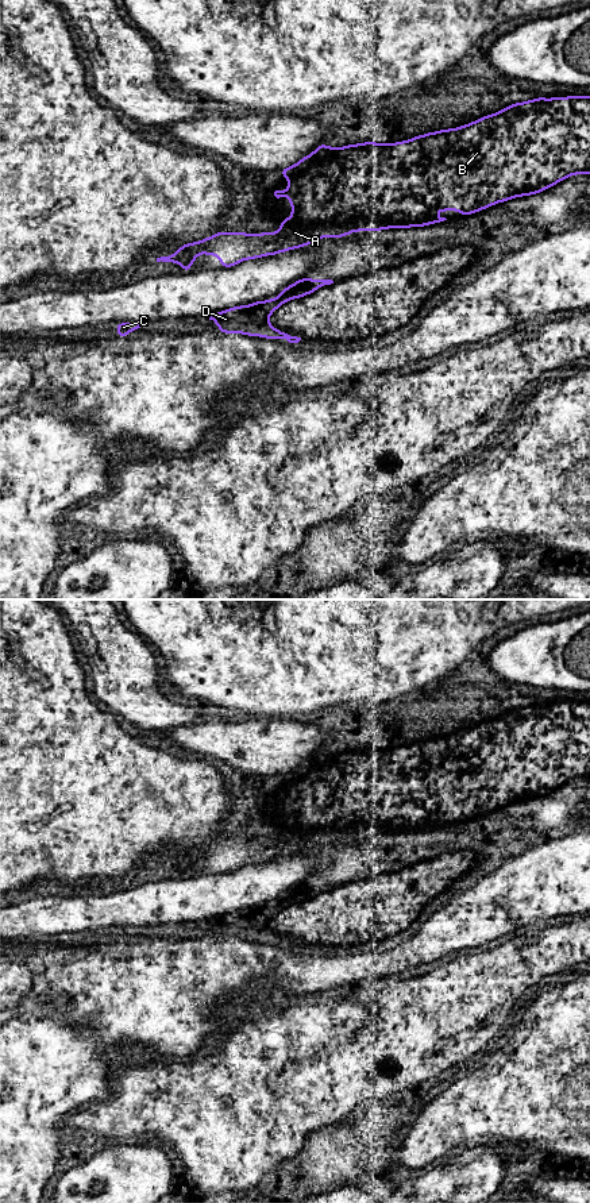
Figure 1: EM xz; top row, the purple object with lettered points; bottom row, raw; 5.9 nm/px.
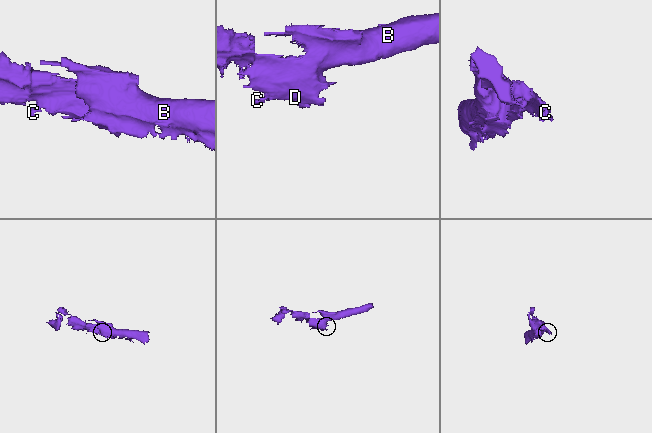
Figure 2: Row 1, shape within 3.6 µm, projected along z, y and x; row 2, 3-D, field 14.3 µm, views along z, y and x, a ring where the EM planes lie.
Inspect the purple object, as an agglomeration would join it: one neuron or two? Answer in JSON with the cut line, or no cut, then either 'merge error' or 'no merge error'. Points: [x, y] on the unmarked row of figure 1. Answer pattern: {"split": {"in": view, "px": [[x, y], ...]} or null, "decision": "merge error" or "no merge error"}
{"split": null, "decision": "no merge error"}

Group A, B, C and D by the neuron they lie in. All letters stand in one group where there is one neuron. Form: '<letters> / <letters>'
A B C D

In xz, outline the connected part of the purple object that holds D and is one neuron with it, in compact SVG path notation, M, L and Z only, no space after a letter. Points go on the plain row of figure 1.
M305 882L281 895L278 898L279 903L273 902L267 906L255 906L251 910L234 911L207 921L217 929L219 936L223 938L238 937L248 941L286 944L289 948L298 948L301 942L271 932L269 921L286 906L311 899L316 894L331 888L333 888L332 884L309 884Z

